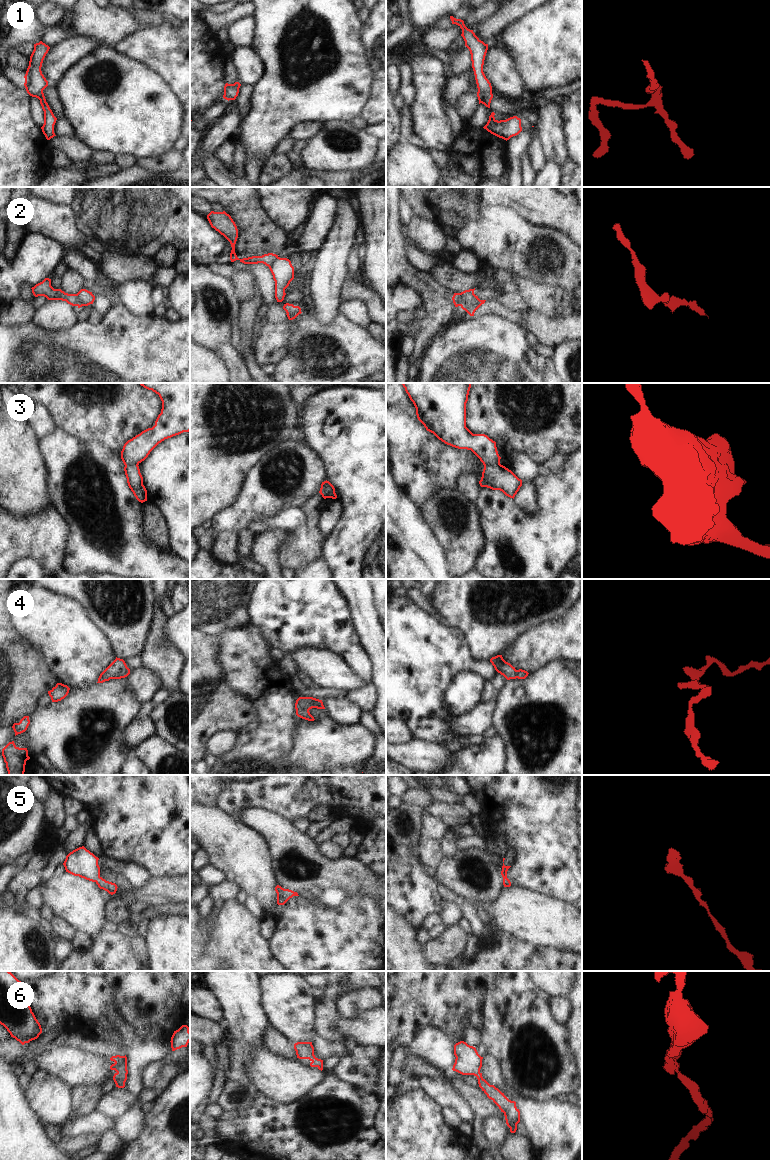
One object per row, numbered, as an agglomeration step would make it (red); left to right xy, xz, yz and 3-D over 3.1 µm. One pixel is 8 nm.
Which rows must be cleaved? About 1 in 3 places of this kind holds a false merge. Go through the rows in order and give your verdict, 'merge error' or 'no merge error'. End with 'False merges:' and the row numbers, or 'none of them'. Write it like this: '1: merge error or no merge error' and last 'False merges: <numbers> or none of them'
1: no merge error
2: merge error
3: merge error
4: no merge error
5: no merge error
6: no merge error
False merges: 2, 3

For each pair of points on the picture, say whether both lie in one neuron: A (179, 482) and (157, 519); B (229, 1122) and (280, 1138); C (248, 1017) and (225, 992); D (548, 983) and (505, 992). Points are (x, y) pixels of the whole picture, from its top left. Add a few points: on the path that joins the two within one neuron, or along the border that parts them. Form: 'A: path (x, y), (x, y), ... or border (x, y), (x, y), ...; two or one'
A: border (147, 500), (163, 516), (169, 535); two
B: path (242, 1134), (267, 1137); one
C: path (242, 1011), (231, 998); one
D: border (533, 981), (551, 997); two

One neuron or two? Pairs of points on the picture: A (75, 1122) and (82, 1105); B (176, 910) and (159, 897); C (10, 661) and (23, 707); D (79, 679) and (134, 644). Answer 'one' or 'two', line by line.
A: two
B: two
C: one
D: two

